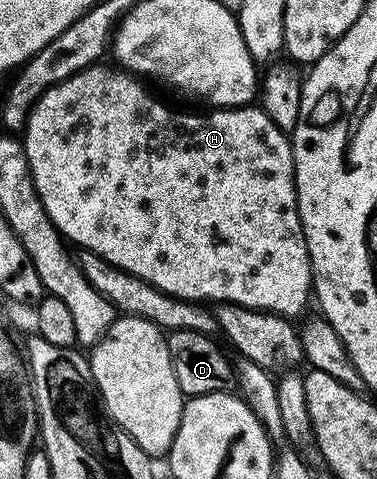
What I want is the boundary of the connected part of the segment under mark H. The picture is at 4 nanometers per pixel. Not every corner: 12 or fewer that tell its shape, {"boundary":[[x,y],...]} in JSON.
{"boundary":[[120,66],[23,128],[70,244],[293,321],[313,272],[260,106],[177,115]]}

